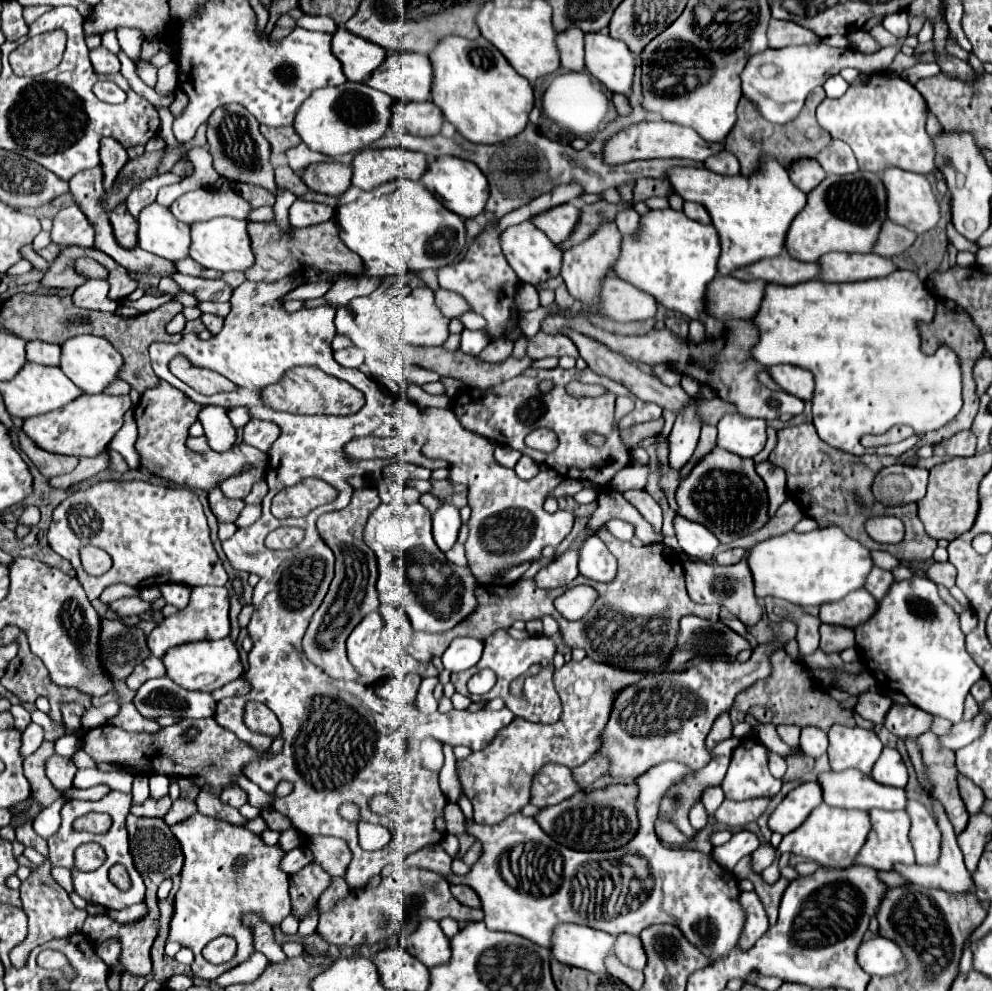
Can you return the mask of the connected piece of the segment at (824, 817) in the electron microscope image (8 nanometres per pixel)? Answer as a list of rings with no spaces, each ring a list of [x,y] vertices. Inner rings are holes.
[[[825,803],[813,811],[813,815],[793,833],[787,833],[779,845],[779,851],[795,853],[805,859],[811,859],[823,867],[851,867],[855,863],[855,857],[859,855],[861,847],[867,841],[867,835],[871,831],[871,819],[865,811],[845,811],[845,809],[833,809]]]

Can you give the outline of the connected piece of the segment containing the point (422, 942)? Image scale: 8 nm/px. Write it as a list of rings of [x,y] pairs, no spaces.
[[[425,919],[425,923],[421,923],[413,935],[409,935],[407,951],[429,969],[451,959],[451,943],[441,931],[439,923],[433,923],[431,919]]]

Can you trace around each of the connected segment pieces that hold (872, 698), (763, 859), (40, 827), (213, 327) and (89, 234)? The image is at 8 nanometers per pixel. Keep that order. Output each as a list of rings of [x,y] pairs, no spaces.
[[[861,693],[859,697],[859,703],[855,705],[855,711],[875,723],[875,725],[883,725],[885,723],[885,715],[889,713],[893,701],[887,697],[887,695],[881,695],[881,693]]]
[[[761,845],[759,849],[755,849],[751,853],[751,869],[757,873],[761,873],[765,867],[769,867],[775,859],[775,847],[771,845]]]
[[[59,795],[57,801],[55,801],[53,805],[45,807],[45,809],[35,817],[35,821],[33,821],[33,829],[35,829],[35,833],[37,833],[39,837],[49,839],[51,835],[57,833],[57,829],[61,827],[59,811],[61,811],[61,807],[63,807],[67,801],[69,801],[67,795]]]
[[[203,313],[203,315],[201,315],[201,321],[207,325],[207,329],[209,329],[211,333],[219,333],[221,327],[223,327],[223,323],[225,323],[223,317],[211,315],[211,313]]]
[[[77,205],[65,207],[55,215],[53,229],[51,229],[53,243],[93,247],[93,237],[95,231]]]

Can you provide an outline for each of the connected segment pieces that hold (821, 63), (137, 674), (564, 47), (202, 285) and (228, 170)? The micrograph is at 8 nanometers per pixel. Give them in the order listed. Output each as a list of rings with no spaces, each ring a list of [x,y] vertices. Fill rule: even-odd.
[[[825,43],[797,45],[797,47],[785,47],[785,49],[767,49],[763,53],[753,55],[749,63],[745,65],[741,73],[741,89],[743,89],[743,95],[755,105],[755,109],[761,113],[763,119],[777,125],[785,125],[801,113],[807,95],[815,87],[823,85],[831,75],[839,73],[845,67],[855,67],[865,75],[885,71],[893,63],[899,49],[901,49],[901,43],[893,47],[883,47],[881,51],[873,55],[865,55],[857,49],[829,47]]]
[[[151,655],[133,669],[133,673],[127,677],[127,687],[135,691],[135,689],[141,687],[141,683],[145,683],[149,679],[155,679],[155,677],[163,677],[165,673],[167,673],[167,669],[165,669],[163,661]]]
[[[577,27],[557,35],[561,67],[567,71],[585,71],[585,33]]]
[[[173,275],[173,279],[179,283],[181,289],[195,295],[199,301],[229,301],[233,295],[233,289],[225,281],[209,281],[201,277],[189,277],[189,275]]]
[[[225,105],[213,111],[209,117],[207,127],[207,145],[209,153],[213,155],[213,167],[219,175],[231,181],[245,181],[253,185],[261,185],[275,193],[275,179],[273,179],[273,167],[269,163],[269,143],[259,131],[257,119],[241,105]]]

